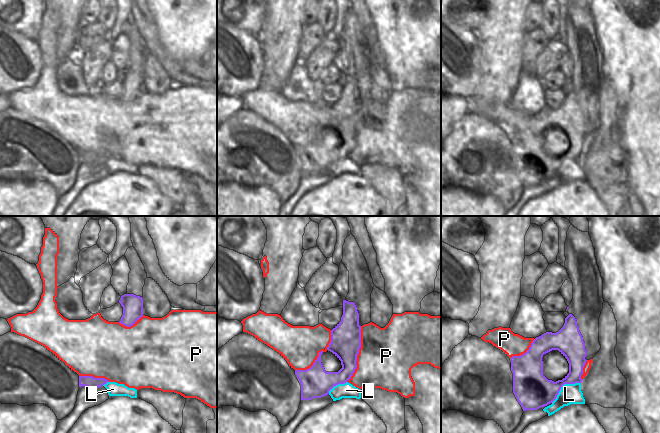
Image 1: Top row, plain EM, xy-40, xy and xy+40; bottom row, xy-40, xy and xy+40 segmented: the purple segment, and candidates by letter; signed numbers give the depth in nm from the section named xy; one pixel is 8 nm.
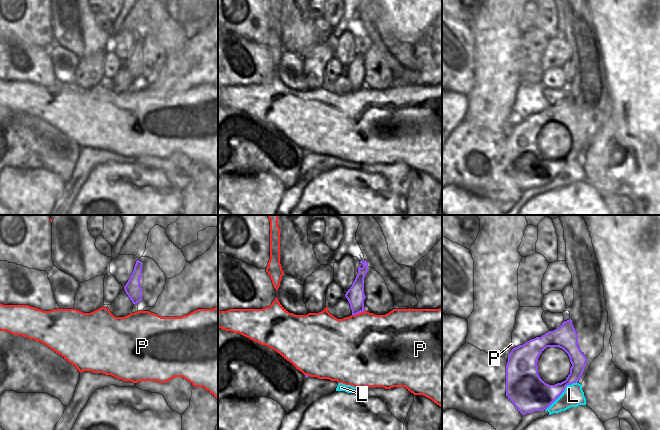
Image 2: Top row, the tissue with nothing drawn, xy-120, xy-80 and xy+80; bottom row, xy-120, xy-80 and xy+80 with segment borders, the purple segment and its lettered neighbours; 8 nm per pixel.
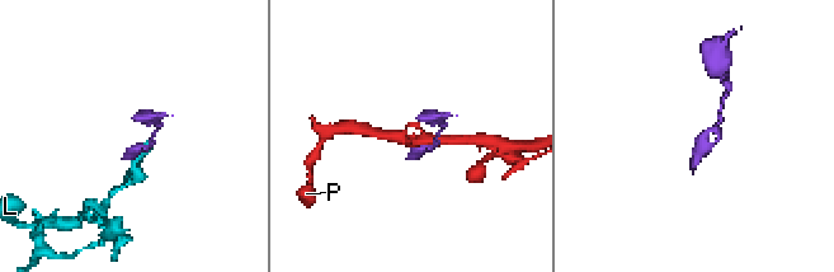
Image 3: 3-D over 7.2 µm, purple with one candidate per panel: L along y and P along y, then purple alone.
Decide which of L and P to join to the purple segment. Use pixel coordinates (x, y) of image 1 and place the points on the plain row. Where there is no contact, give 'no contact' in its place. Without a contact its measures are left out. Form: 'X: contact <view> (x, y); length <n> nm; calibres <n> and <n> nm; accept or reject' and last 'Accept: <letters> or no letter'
L: contact xy+40 (563, 160); length 280 nm; calibres 300 and 160 nm; reject
P: contact xy (357, 130); length 460 nm; calibres 240 and 440 nm; reject
Accept: no letter

